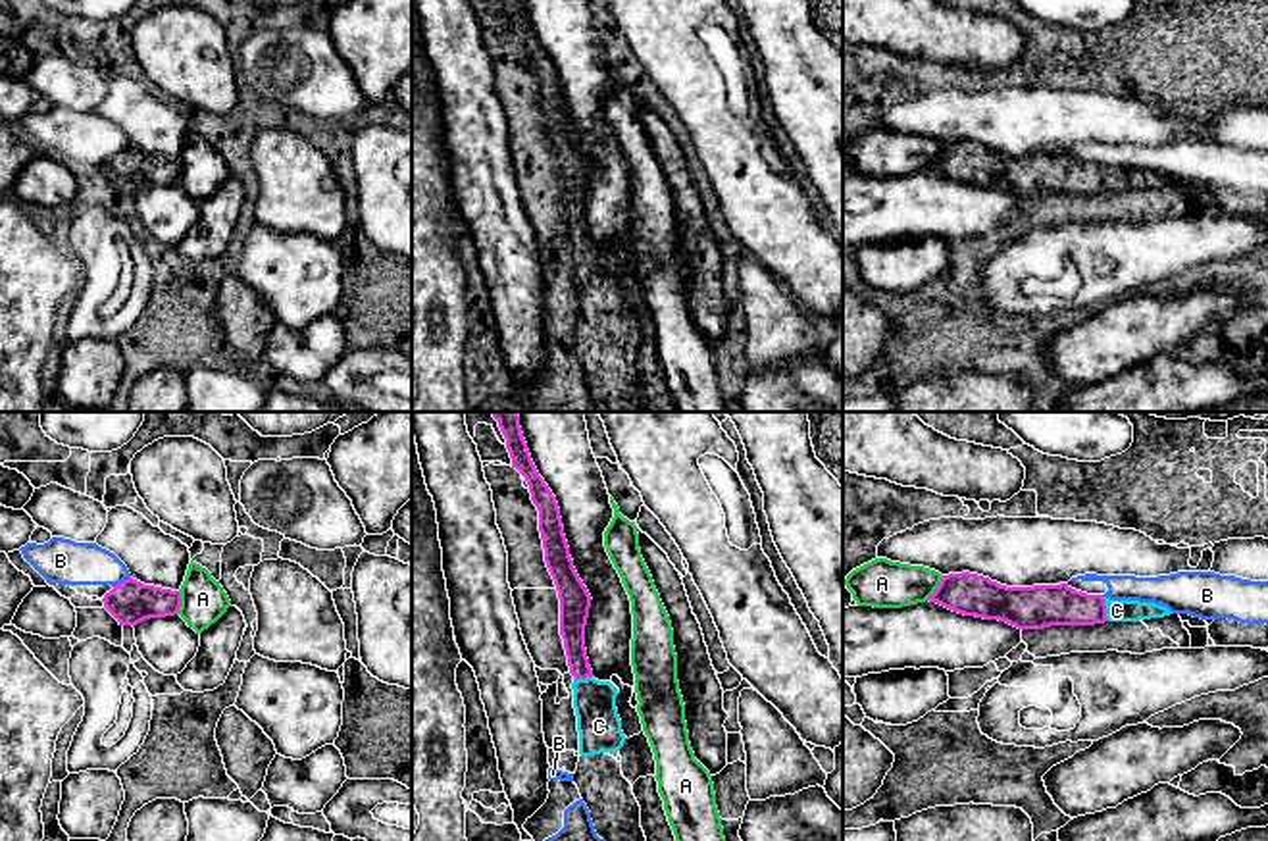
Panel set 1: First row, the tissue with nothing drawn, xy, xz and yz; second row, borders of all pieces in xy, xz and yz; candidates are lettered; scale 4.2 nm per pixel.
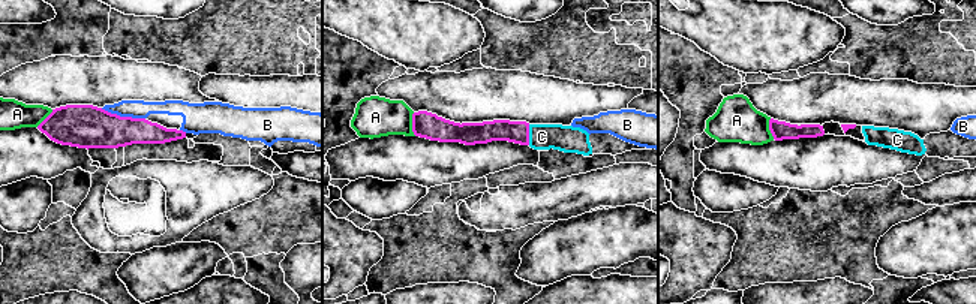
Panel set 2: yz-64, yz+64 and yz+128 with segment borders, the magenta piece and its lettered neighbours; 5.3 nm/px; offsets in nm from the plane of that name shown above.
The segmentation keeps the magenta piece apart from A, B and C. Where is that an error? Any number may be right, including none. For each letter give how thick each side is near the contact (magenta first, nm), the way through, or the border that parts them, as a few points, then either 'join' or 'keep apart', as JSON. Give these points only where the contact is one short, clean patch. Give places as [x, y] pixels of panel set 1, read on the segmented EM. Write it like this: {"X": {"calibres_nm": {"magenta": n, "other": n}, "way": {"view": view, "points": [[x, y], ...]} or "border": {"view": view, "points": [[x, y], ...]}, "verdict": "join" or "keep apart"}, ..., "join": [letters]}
{"A": {"calibres_nm": {"magenta": 180, "other": 200}, "verdict": "keep apart"}, "B": {"calibres_nm": {"magenta": 180, "other": 190}, "verdict": "keep apart"}, "C": {"calibres_nm": {"magenta": 180, "other": 100}, "way": {"view": "yz", "points": [[1045, 605], [1105, 609], [1116, 611]]}, "verdict": "join"}, "join": ["C"]}

